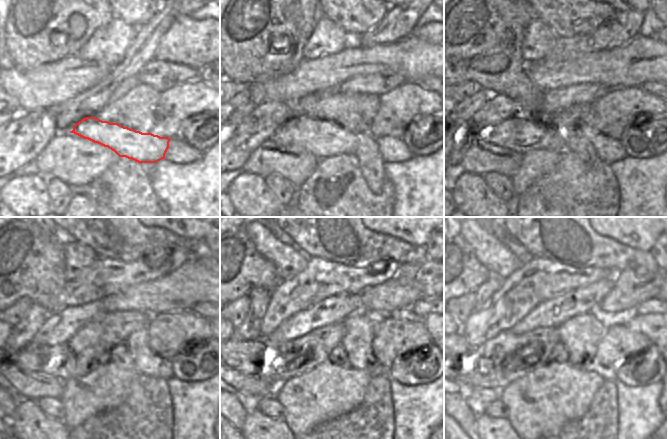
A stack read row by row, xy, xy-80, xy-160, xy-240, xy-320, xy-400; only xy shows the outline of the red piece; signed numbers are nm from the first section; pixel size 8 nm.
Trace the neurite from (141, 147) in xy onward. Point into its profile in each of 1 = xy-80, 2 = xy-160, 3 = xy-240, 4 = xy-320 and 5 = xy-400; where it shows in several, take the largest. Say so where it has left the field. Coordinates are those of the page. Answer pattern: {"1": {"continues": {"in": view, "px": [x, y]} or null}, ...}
{"1": {"continues": {"in": "xy-80", "px": [324, 139]}}, "2": {"continues": {"in": "xy-160", "px": [522, 133]}}, "3": {"continues": {"in": "xy-240", "px": [57, 357]}}, "4": {"continues": {"in": "xy-320", "px": [240, 351]}}, "5": {"continues": {"in": "xy-400", "px": [464, 347]}}}

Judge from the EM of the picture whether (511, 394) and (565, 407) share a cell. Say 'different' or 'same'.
same

